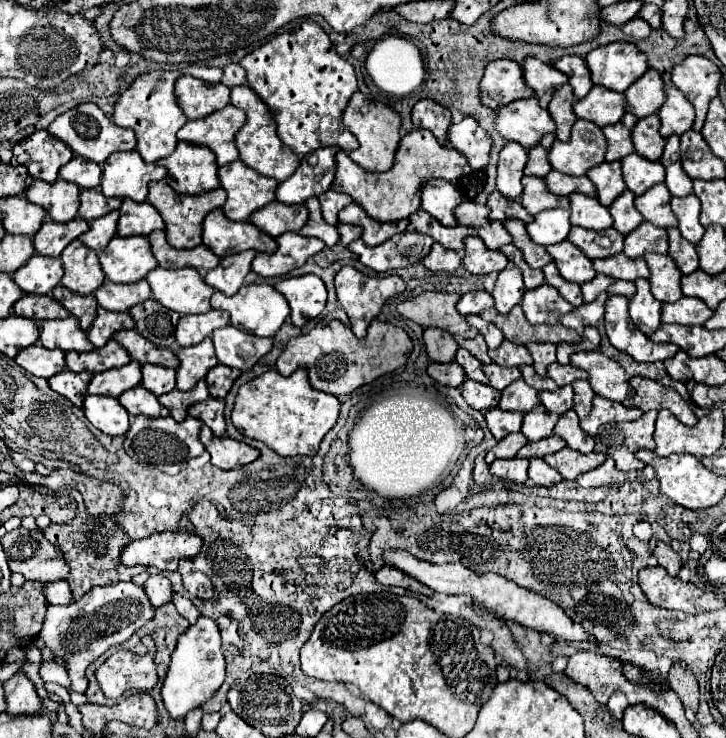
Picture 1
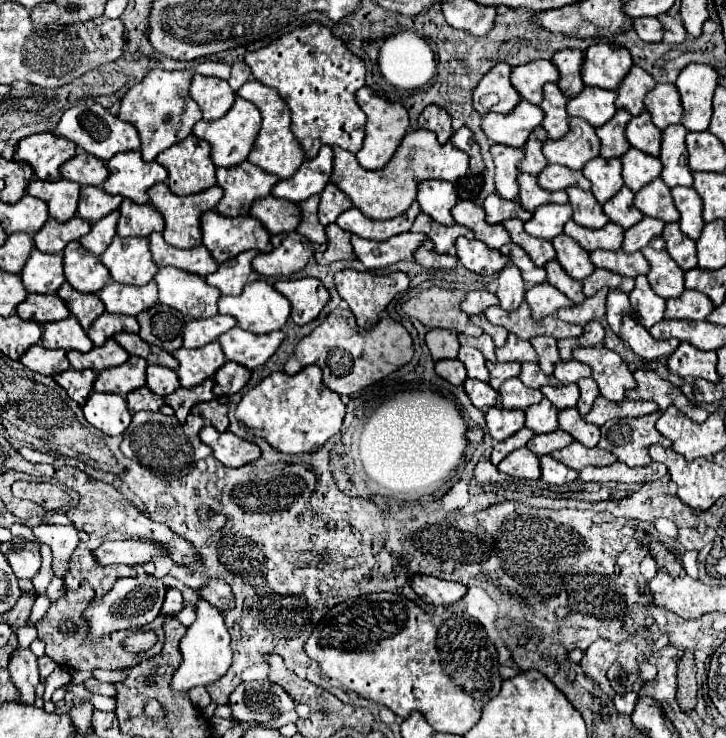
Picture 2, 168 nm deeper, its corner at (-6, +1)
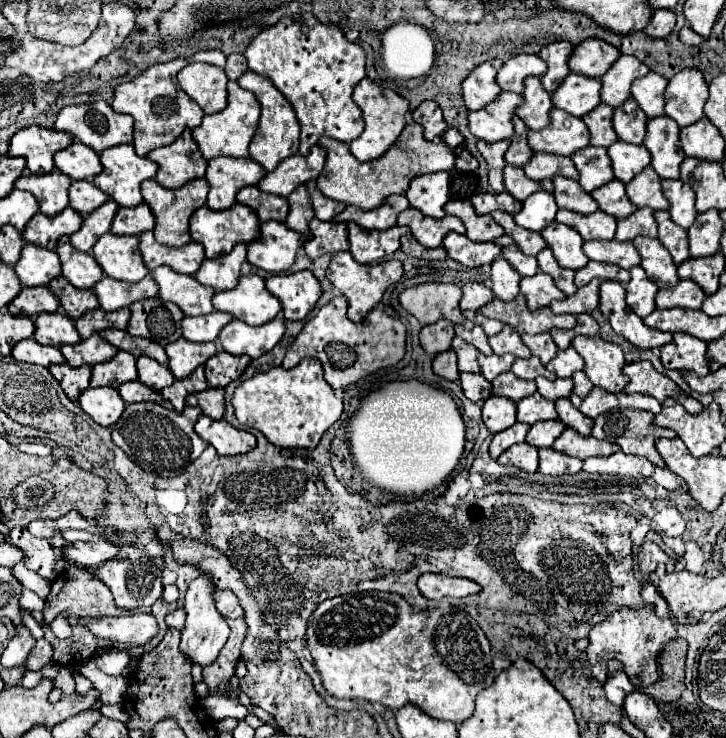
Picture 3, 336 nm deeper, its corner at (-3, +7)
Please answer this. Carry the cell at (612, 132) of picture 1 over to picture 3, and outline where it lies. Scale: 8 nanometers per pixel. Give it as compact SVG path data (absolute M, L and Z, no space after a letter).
M598 104L592 112L588 112L586 116L582 116L582 120L586 122L588 130L590 130L590 144L592 146L602 146L608 148L608 144L614 144L614 140L618 140L614 128L612 128L612 116L614 108L610 108L608 104Z

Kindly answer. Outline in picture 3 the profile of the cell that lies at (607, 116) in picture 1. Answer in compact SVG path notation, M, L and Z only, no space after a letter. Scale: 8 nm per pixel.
M570 72L552 94L552 104L580 118L600 104L600 80Z

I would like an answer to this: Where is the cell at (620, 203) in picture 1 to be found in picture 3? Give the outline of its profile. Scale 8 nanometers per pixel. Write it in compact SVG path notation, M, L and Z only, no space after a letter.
M612 180L592 192L592 198L598 202L600 210L614 216L614 218L626 218L630 216L636 206L628 200L626 188L620 180Z

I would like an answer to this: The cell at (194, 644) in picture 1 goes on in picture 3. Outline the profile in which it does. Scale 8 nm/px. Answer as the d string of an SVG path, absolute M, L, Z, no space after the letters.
M200 574L196 580L190 582L186 598L184 598L184 612L186 612L186 624L182 628L180 634L180 650L184 654L188 654L188 658L200 666L208 666L216 660L218 652L222 650L222 646L228 640L228 624L224 620L224 616L216 610L214 606L214 590L216 586L212 584L210 576Z

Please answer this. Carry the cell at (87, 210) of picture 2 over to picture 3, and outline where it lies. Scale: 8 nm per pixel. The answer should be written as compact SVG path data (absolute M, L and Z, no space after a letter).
M88 180L72 182L68 196L70 196L70 208L74 208L82 216L88 216L92 210L96 210L108 200L108 196Z

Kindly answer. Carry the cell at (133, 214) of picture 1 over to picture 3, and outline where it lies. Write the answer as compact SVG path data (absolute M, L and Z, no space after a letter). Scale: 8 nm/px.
M138 204L134 208L118 208L112 220L112 234L142 234L154 228L154 216L148 204Z

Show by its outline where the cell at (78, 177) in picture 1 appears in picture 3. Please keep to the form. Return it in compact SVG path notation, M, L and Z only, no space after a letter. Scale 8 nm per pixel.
M72 142L66 150L54 154L54 162L56 168L72 180L92 180L98 172L102 172L98 154L82 142Z

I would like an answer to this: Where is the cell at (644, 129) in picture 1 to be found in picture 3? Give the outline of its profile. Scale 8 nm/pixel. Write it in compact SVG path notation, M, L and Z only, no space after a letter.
M628 98L622 106L614 108L612 126L618 134L618 140L630 144L642 144L646 134L646 114L638 108L636 100Z

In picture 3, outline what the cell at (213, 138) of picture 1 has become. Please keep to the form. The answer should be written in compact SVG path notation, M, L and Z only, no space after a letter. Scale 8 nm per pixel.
M228 82L228 106L218 112L218 114L208 114L204 116L202 124L192 130L192 136L206 160L216 158L216 156L248 156L248 144L256 132L258 126L258 116L260 116L260 104L256 96L244 88L238 86L238 82Z

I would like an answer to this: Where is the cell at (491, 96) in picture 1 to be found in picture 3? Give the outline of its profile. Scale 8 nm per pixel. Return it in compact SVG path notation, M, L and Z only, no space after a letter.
M488 60L476 66L466 76L466 80L462 82L462 98L468 110L480 110L500 94L500 88L496 84L496 72L498 68L492 60Z

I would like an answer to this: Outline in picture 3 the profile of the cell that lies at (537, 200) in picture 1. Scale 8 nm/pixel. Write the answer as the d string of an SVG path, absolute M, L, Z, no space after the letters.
M504 166L504 186L506 192L512 194L516 200L526 200L532 192L538 192L542 186L536 180L530 180L520 166Z

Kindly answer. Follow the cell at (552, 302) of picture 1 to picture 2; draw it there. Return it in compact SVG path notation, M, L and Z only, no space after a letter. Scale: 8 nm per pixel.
M541 282L541 284L535 284L533 288L529 288L525 294L525 300L531 306L531 316L537 322L543 320L545 316L557 314L559 308L573 306L573 302L563 292L559 292L555 286L551 286L549 282Z

